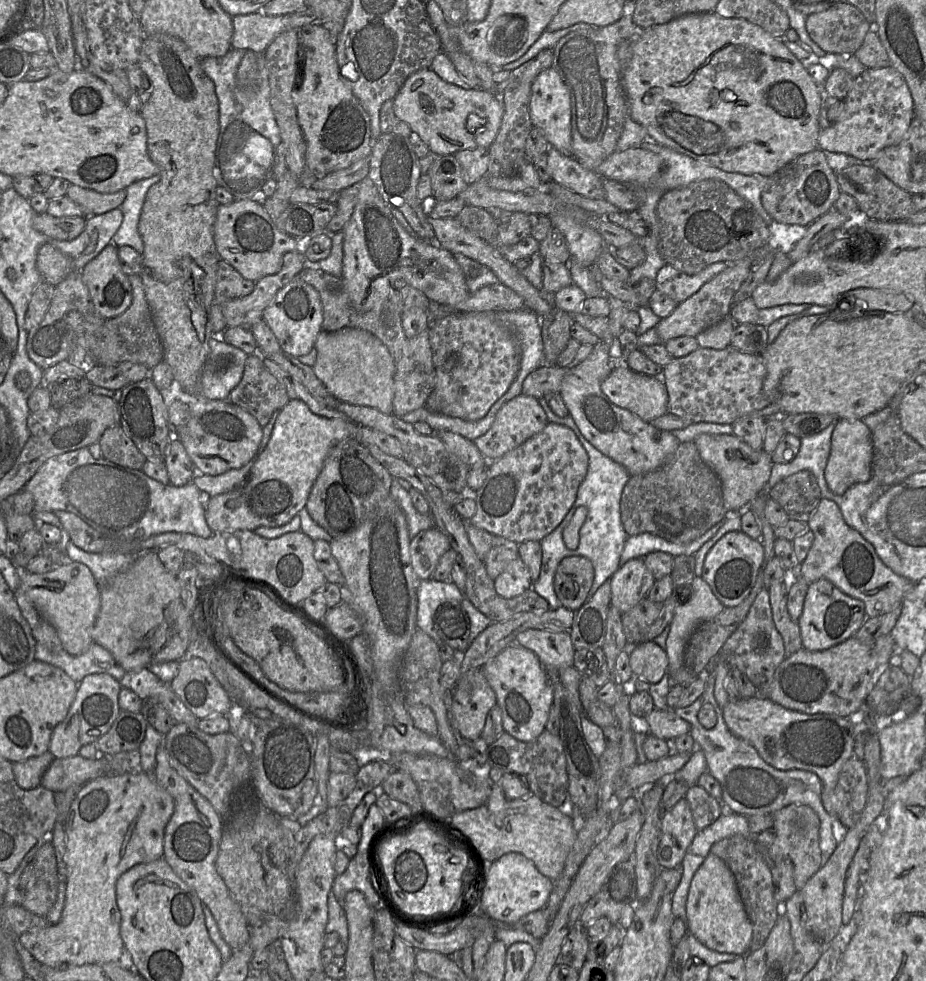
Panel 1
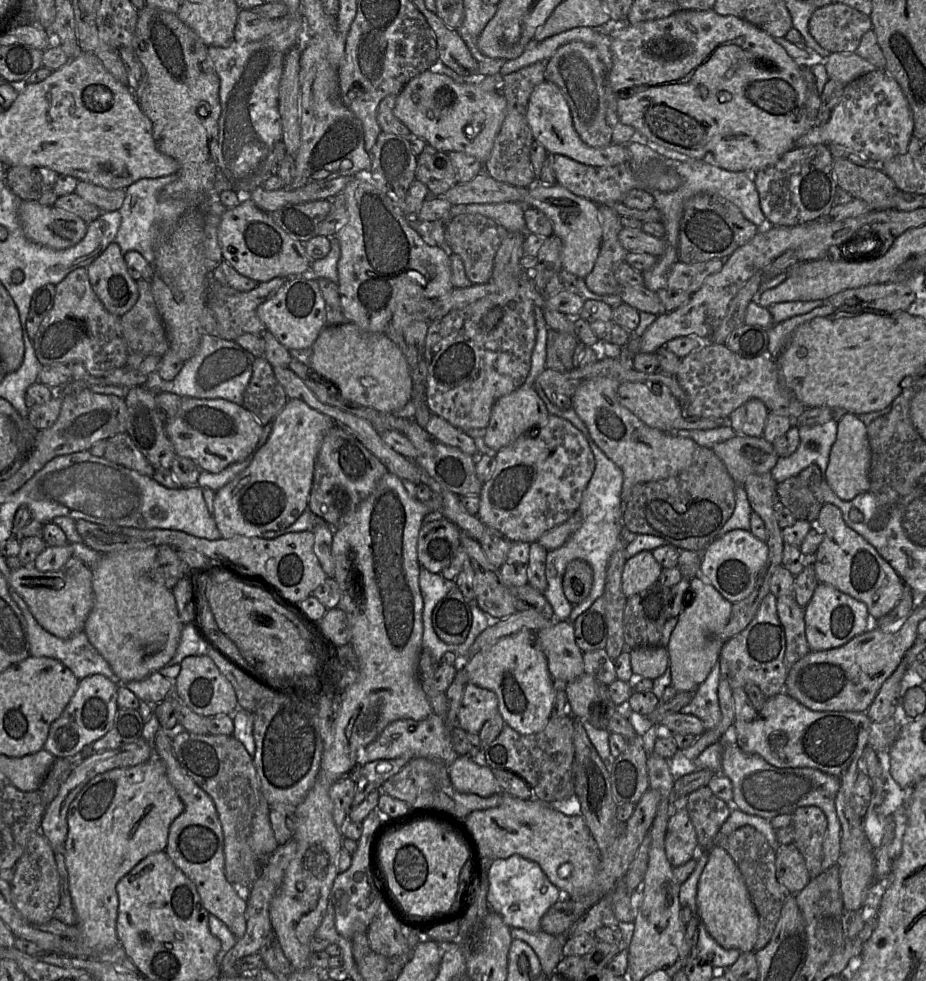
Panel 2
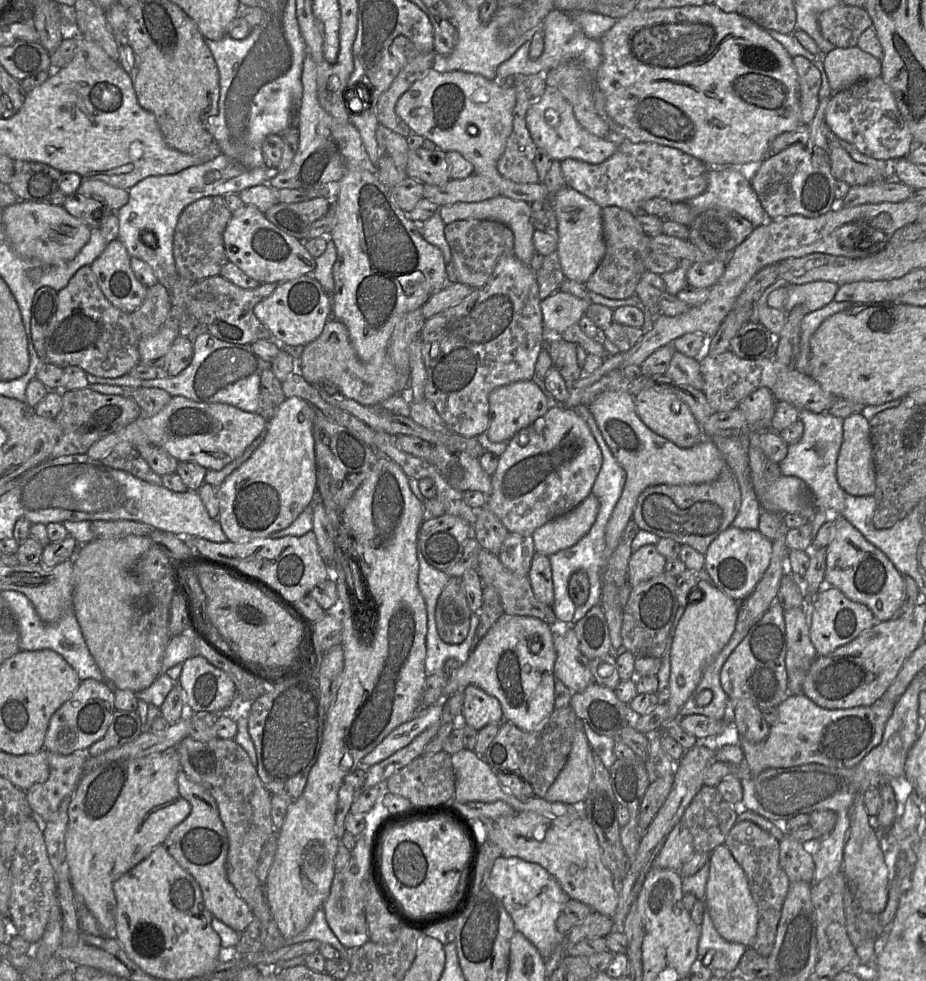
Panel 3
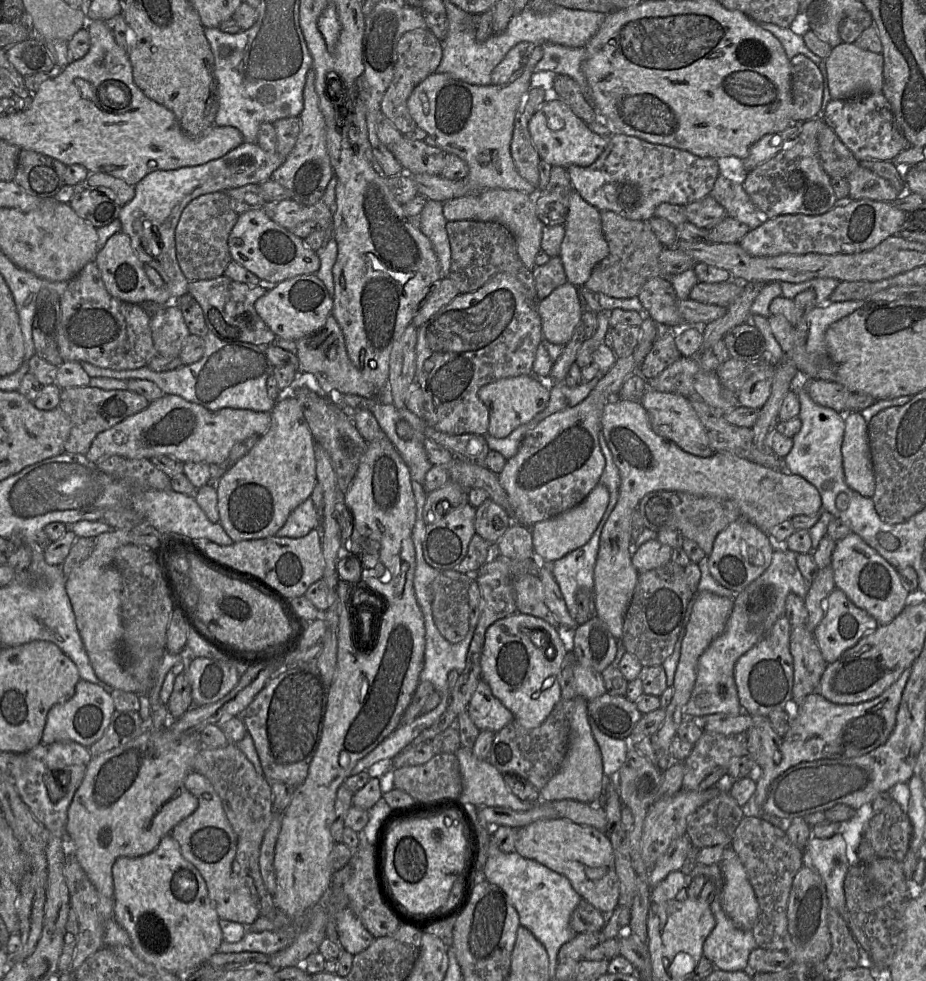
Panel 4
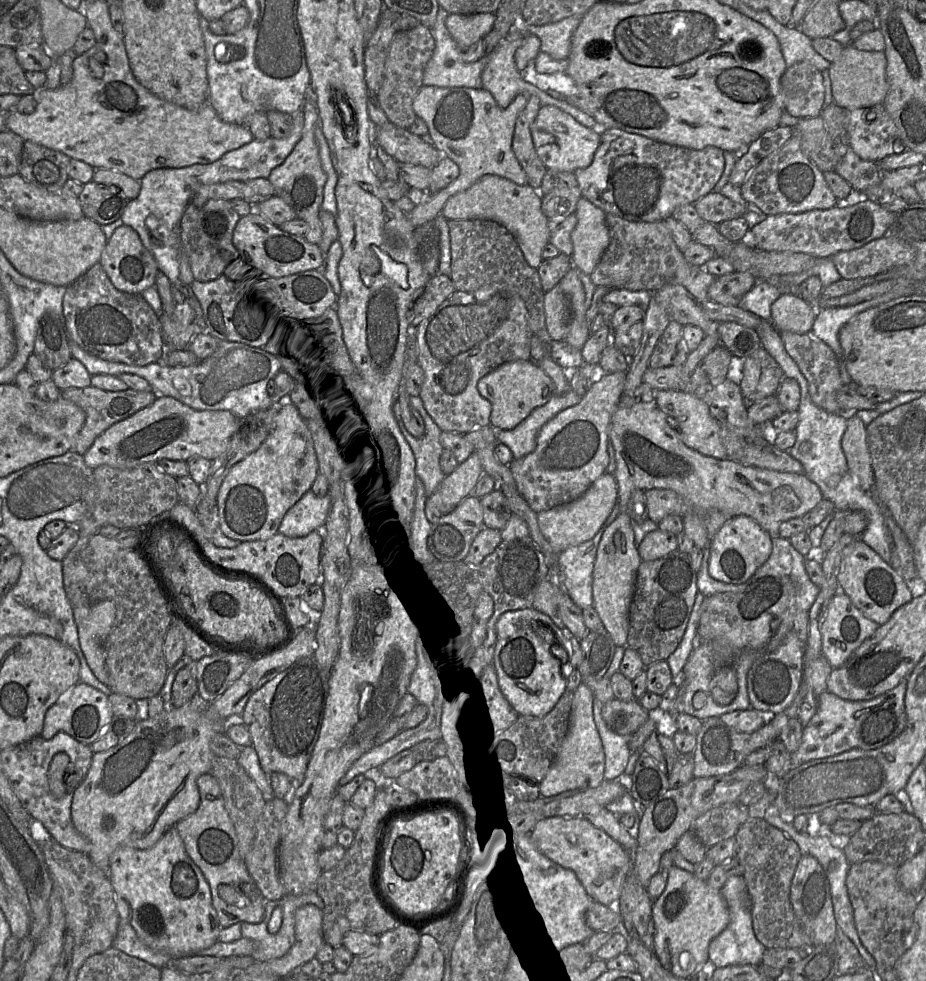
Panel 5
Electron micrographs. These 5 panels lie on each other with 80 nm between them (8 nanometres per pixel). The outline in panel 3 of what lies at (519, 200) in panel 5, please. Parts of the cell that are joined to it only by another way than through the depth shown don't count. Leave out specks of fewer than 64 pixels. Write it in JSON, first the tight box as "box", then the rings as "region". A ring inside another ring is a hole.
{"box":[439,194,536,266],"region":[[[499,194],[480,202],[456,202],[451,205],[443,205],[439,208],[439,213],[445,225],[456,220],[467,219],[493,220],[505,225],[512,231],[514,236],[515,256],[527,266],[536,252],[533,244],[535,228],[530,221],[531,204],[524,201],[513,200]]]}

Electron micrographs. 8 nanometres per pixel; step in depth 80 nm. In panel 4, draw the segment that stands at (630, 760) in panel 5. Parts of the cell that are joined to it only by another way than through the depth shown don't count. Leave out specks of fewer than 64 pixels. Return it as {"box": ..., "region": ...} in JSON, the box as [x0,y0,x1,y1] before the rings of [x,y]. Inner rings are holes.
{"box":[589,718,631,777],"region":[[[590,718],[589,723],[593,737],[601,751],[603,773],[610,777],[626,764],[626,755],[631,744],[628,739],[615,739],[604,734]]]}

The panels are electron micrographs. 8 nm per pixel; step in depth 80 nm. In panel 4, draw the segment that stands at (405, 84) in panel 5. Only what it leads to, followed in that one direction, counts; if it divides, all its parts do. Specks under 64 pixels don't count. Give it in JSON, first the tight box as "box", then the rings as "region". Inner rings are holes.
{"box":[380,28,442,135],"region":[[[417,28],[402,34],[397,42],[396,52],[397,62],[394,76],[382,97],[380,110],[395,128],[405,135],[416,127],[407,107],[408,98],[418,84],[436,72],[442,58],[442,41],[428,28]]]}

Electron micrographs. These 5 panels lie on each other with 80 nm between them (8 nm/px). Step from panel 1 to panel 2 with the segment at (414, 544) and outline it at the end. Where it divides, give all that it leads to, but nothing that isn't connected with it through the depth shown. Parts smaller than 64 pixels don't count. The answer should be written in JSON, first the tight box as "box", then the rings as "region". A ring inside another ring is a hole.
{"box":[417,517,461,573],"region":[[[445,517],[423,523],[417,541],[417,558],[420,566],[432,573],[440,573],[451,563],[461,546],[461,532]]]}

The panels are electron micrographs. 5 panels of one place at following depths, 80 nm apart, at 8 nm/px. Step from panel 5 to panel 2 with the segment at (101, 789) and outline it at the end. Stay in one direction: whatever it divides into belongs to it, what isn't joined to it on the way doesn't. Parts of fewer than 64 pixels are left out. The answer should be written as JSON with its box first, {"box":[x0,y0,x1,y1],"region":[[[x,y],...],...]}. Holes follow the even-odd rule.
{"box":[64,757,184,951],"region":[[[157,757],[133,767],[115,768],[98,774],[79,791],[67,812],[67,837],[64,844],[68,889],[82,940],[93,951],[120,945],[116,934],[118,896],[116,885],[147,856],[165,851],[169,827],[183,812],[184,804],[169,782],[166,768]]]}

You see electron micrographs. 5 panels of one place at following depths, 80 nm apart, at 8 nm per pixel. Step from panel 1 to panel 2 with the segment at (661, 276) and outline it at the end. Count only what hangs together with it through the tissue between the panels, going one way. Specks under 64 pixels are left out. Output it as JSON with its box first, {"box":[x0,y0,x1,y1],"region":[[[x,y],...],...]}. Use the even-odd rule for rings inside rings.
{"box":[667,259,725,294],"region":[[[712,259],[693,264],[678,261],[672,265],[667,276],[667,288],[693,294],[700,289],[707,277],[723,268],[724,261],[725,259]]]}

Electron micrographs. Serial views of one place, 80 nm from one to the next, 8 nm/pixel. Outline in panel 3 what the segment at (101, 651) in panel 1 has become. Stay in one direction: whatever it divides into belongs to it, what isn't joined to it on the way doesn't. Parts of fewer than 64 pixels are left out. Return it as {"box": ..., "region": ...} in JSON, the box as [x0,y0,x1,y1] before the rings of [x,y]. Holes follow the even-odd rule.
{"box":[1,591,116,690],"region":[[[1,591],[1,596],[16,615],[20,625],[20,651],[53,650],[61,655],[76,671],[81,681],[94,679],[105,683],[111,690],[116,690],[112,681],[105,678],[93,659],[83,637],[74,610],[70,607],[55,623],[44,623],[38,616],[30,600],[17,591]]]}

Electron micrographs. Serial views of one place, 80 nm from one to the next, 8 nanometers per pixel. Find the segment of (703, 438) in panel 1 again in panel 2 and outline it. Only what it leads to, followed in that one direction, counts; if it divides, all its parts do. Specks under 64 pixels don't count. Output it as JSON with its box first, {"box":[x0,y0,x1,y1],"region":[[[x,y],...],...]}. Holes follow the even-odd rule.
{"box":[712,435,780,485],"region":[[[736,435],[715,444],[712,451],[724,463],[736,485],[743,485],[751,474],[770,472],[780,458],[773,443],[763,436]]]}

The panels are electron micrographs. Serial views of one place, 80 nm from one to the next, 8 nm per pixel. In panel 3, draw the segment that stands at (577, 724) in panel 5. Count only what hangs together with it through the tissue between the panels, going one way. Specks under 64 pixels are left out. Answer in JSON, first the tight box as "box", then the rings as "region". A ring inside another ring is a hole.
{"box":[544,720,593,804],"region":[[[578,720],[566,764],[548,789],[544,799],[566,804],[583,802],[593,776],[592,756],[593,750]]]}

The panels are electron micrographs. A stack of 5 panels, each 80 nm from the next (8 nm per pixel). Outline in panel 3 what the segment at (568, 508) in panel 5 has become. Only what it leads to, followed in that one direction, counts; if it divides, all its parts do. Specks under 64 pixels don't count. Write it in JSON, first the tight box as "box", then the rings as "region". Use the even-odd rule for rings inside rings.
{"box":[532,493,600,557],"region":[[[590,493],[575,509],[536,529],[532,534],[535,551],[549,557],[552,554],[570,548],[578,543],[589,532],[594,524],[599,507],[600,503],[598,498]]]}

